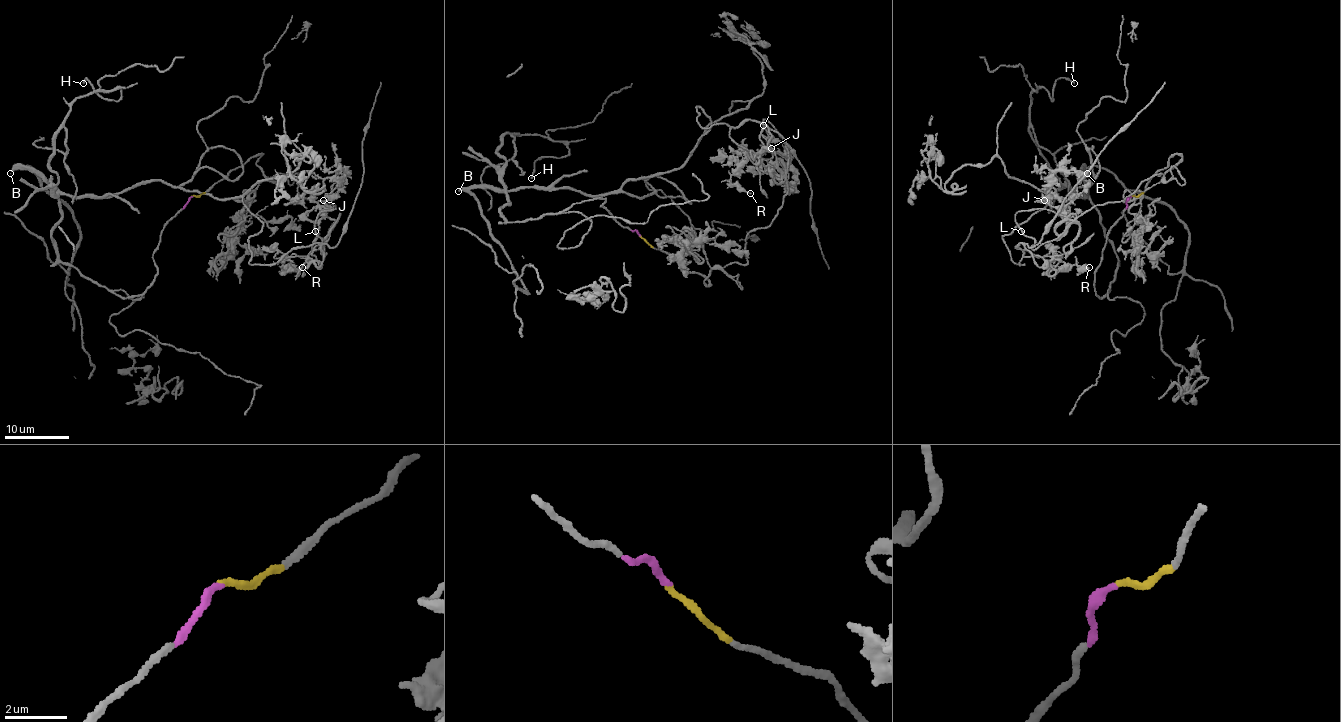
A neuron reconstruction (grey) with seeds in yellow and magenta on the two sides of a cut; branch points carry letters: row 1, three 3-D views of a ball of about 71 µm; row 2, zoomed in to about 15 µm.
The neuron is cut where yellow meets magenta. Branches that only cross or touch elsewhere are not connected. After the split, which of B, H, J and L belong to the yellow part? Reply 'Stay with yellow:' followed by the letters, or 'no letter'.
Stay with yellow: J, L

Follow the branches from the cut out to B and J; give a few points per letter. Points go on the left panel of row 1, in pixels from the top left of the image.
B: (192, 196), (162, 230), (155, 280), (126, 296), (61, 261), (56, 194), (35, 173), (11, 173)
J: (192, 196), (261, 155), (267, 176), (298, 173), (304, 199), (340, 210), (306, 217), (324, 201)

